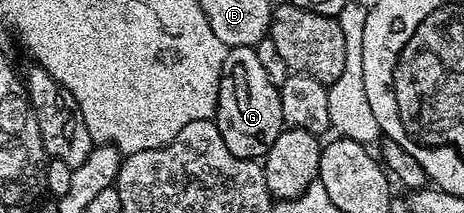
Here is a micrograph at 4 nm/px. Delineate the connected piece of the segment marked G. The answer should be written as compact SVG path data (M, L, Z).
M229 48L226 62L222 62L218 106L214 117L222 142L226 142L230 154L238 158L256 160L262 158L274 146L274 138L284 131L280 89L262 70L255 48Z

